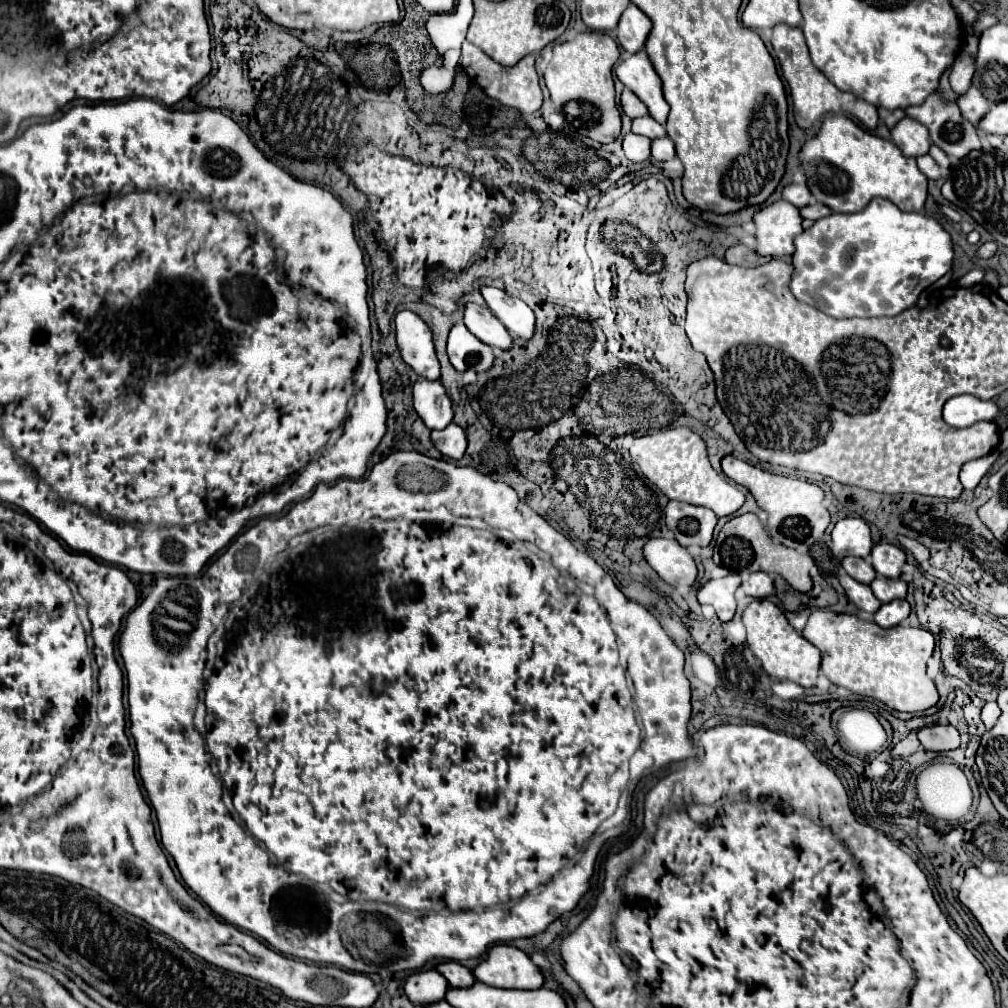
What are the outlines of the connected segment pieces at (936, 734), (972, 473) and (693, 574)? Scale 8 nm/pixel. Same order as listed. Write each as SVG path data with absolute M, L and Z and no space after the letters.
M947 724L947 726L927 726L917 732L919 742L925 750L933 752L947 752L959 748L959 732Z
M987 454L983 458L975 458L975 460L969 460L963 464L961 468L961 484L963 488L967 490L973 490L981 478L987 474L987 470L991 468L991 464L997 460L997 454Z
M651 538L645 544L645 560L671 586L691 586L697 578L697 566L677 540Z

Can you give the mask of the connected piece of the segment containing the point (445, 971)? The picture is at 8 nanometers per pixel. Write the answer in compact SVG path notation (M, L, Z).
M443 962L437 966L437 972L445 976L451 988L469 988L475 984L475 978L469 968L457 964L457 962Z

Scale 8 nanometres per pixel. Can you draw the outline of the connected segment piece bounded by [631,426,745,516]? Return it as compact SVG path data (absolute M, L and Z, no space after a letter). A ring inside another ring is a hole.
M668 426L635 438L631 446L631 458L633 462L639 464L647 480L655 484L669 500L681 500L693 506L705 506L713 510L717 516L735 514L745 502L745 494L737 486L725 482L713 470L707 458L705 442L688 427L671 429Z

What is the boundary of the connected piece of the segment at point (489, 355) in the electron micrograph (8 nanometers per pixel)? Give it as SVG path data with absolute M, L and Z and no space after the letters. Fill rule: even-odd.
M455 324L447 340L449 362L457 372L473 368L475 372L487 372L495 362L495 352L491 346L477 342L477 338L463 326Z

